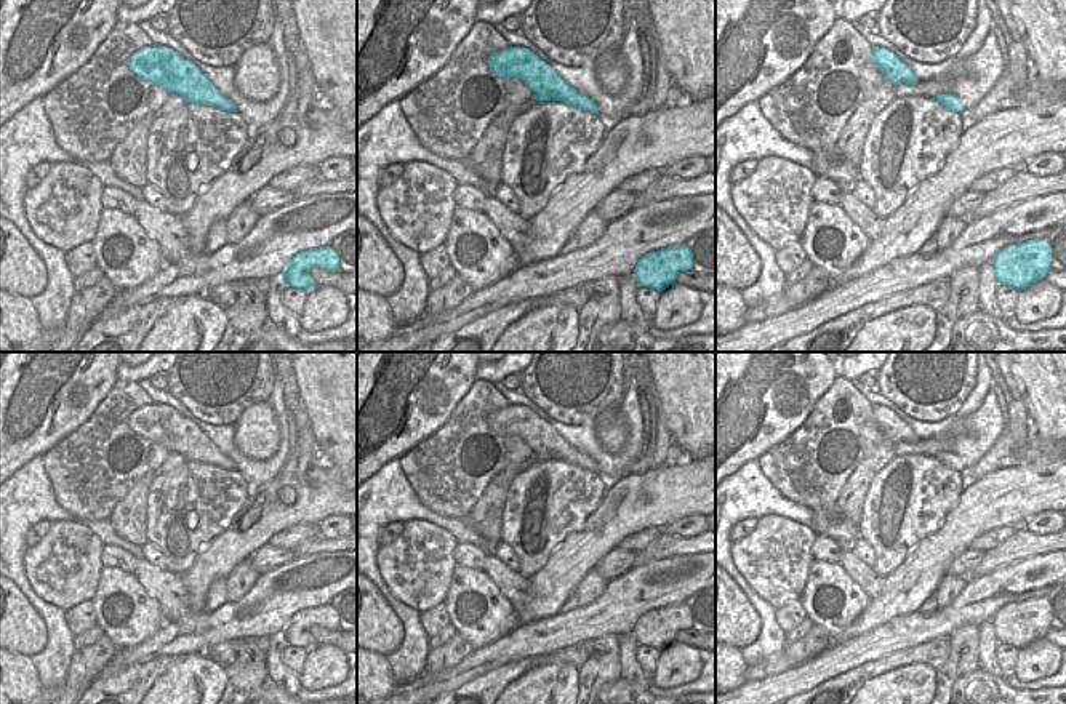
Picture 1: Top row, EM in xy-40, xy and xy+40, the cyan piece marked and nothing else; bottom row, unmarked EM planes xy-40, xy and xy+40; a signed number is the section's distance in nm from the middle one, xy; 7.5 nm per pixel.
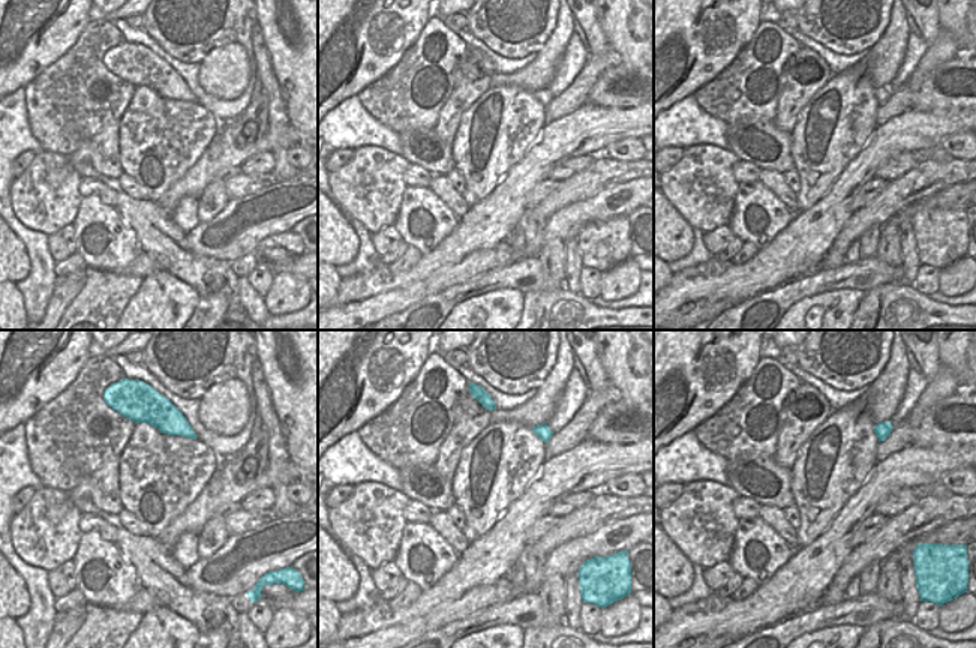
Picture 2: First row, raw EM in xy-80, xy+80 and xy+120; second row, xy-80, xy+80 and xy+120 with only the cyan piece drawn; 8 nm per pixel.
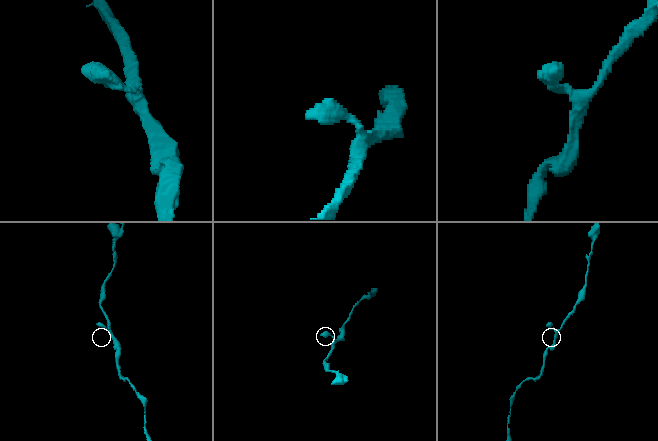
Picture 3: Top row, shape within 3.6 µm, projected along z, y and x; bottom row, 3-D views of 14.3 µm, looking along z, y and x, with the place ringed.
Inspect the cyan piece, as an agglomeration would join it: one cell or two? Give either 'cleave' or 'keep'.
keep

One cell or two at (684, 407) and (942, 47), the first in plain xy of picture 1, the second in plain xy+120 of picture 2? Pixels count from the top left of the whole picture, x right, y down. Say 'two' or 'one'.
two

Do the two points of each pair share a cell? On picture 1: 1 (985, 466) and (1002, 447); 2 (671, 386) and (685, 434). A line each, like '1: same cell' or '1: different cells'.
1: same cell
2: same cell

